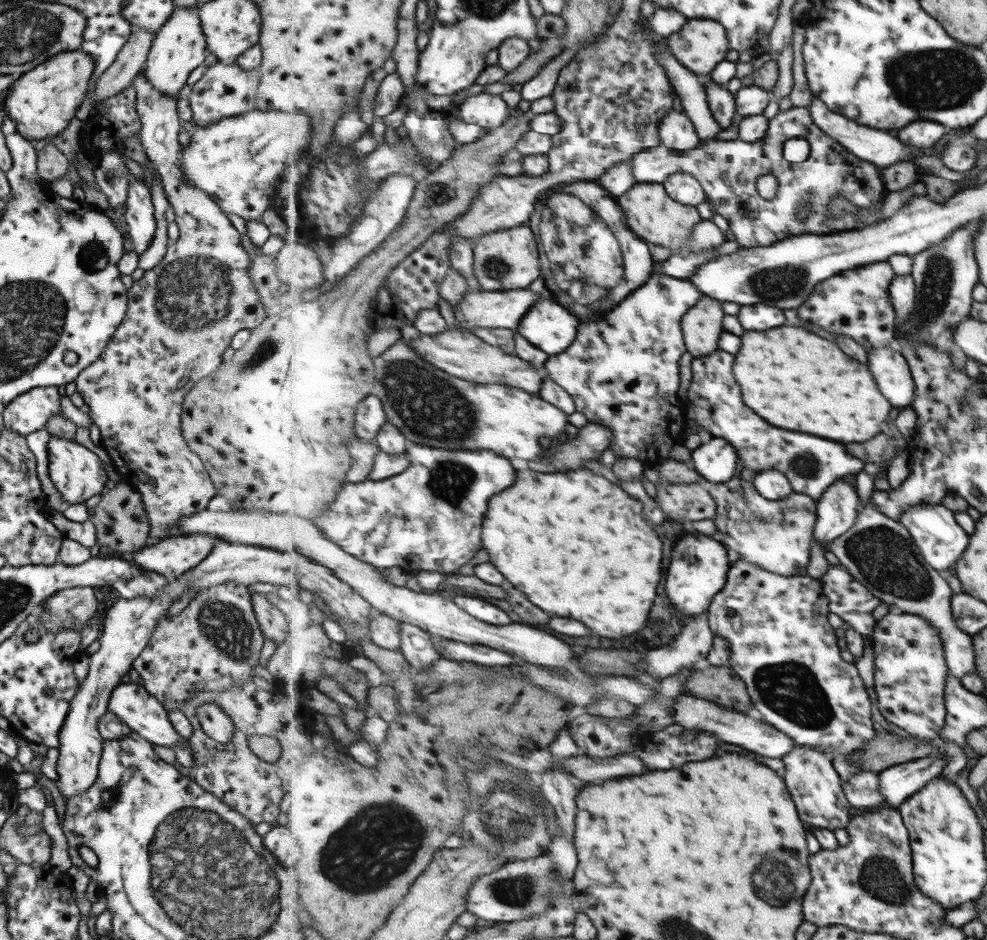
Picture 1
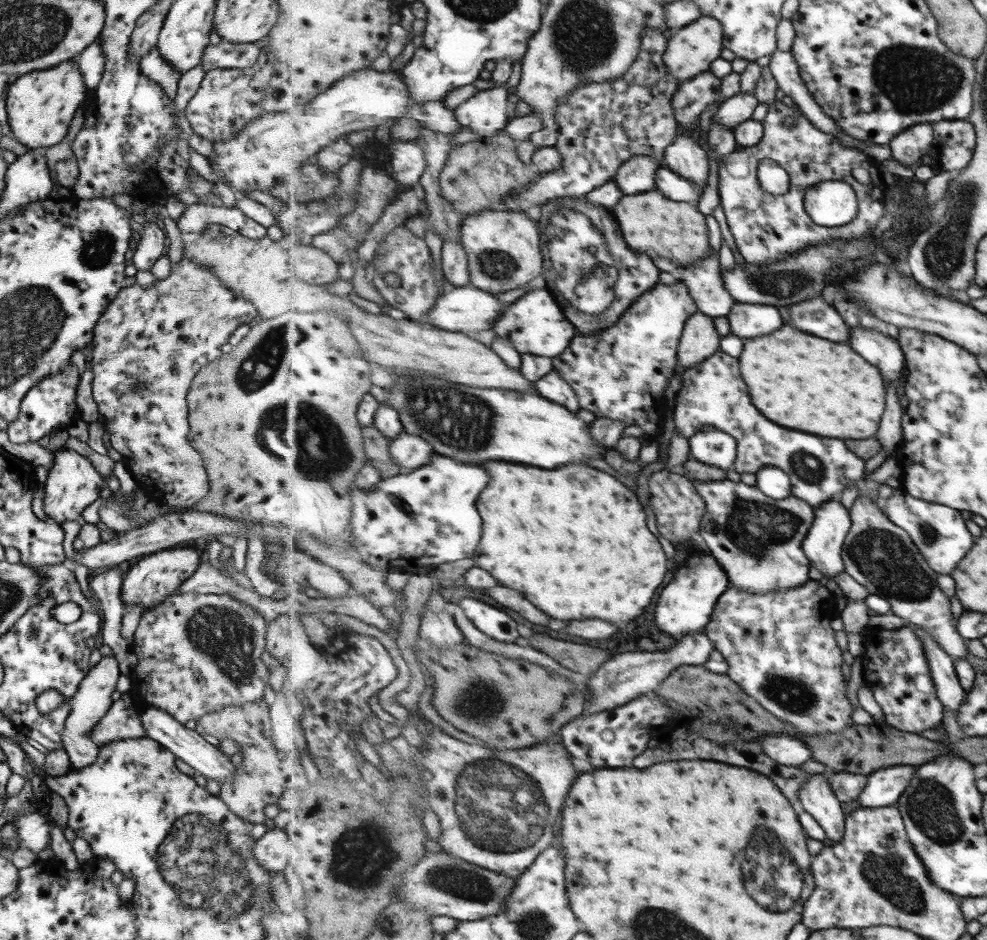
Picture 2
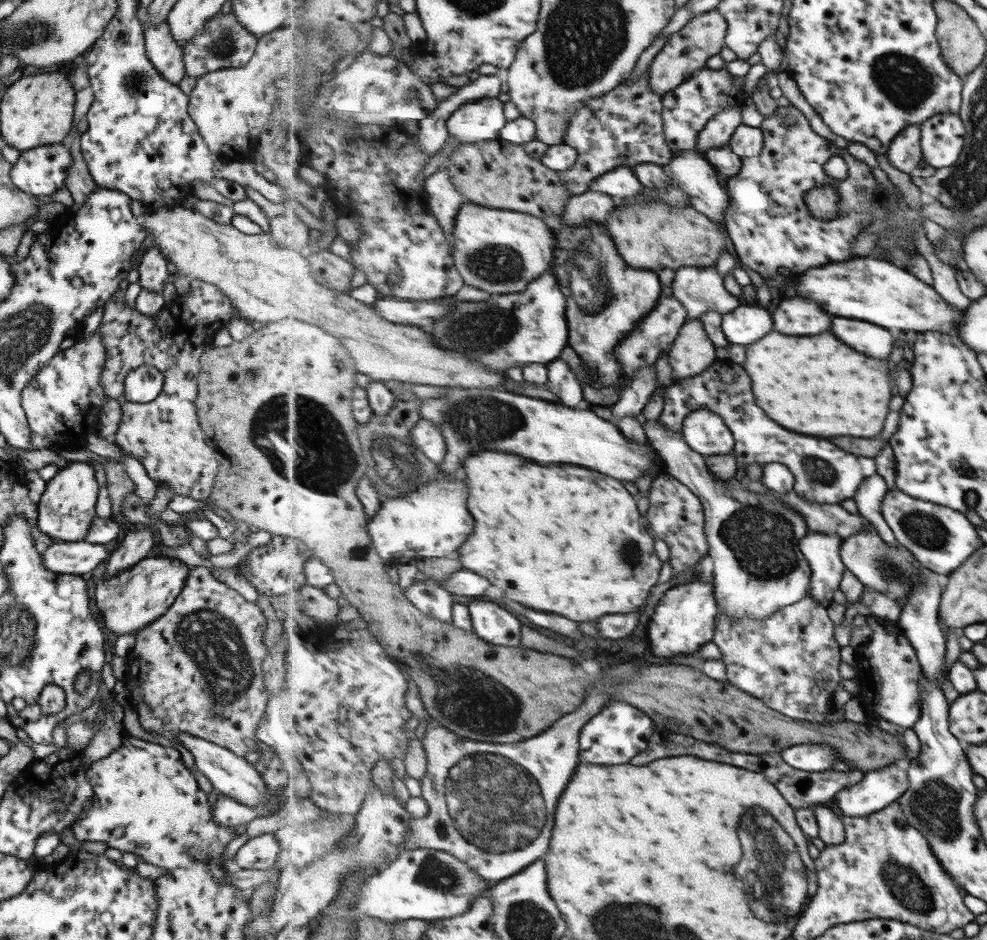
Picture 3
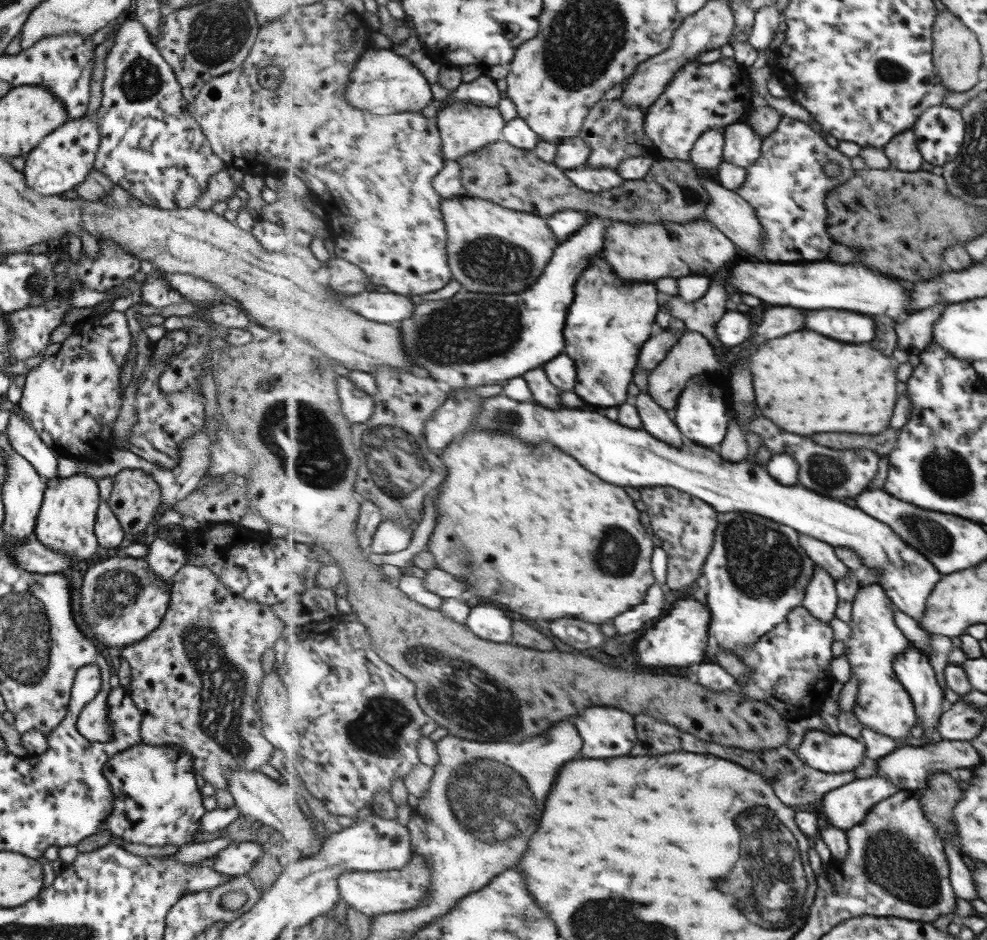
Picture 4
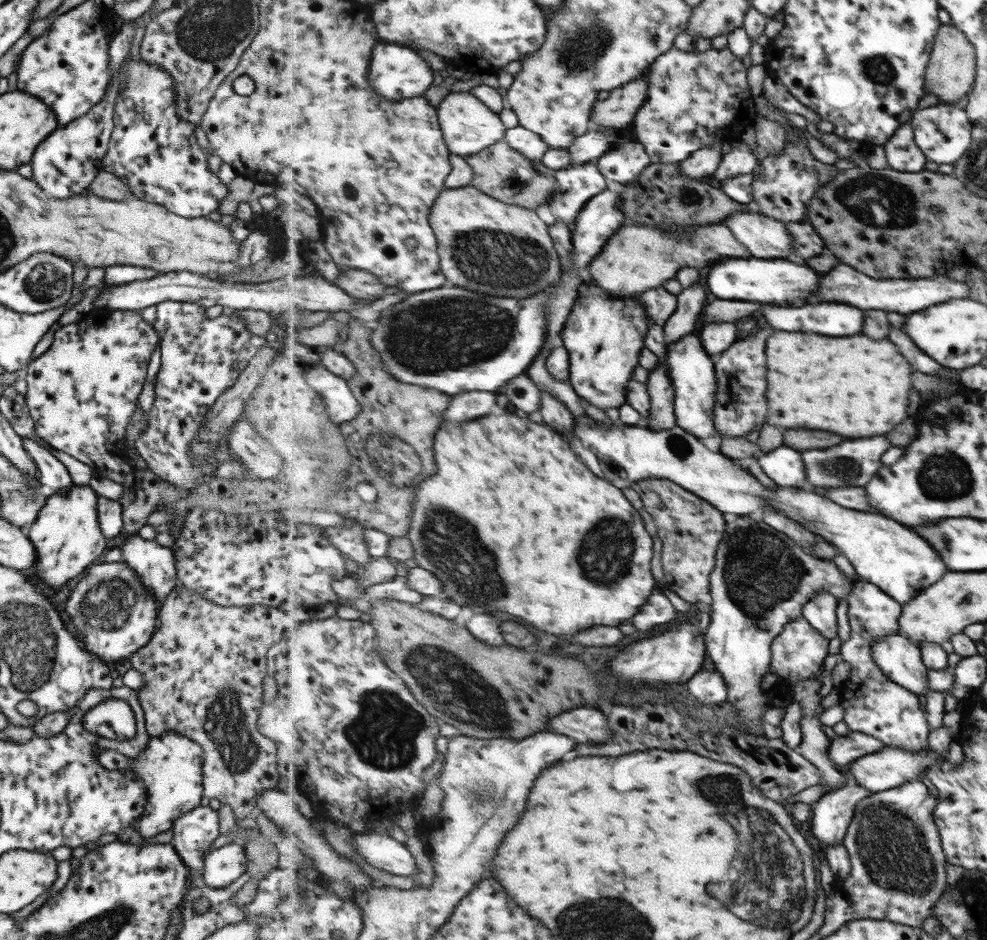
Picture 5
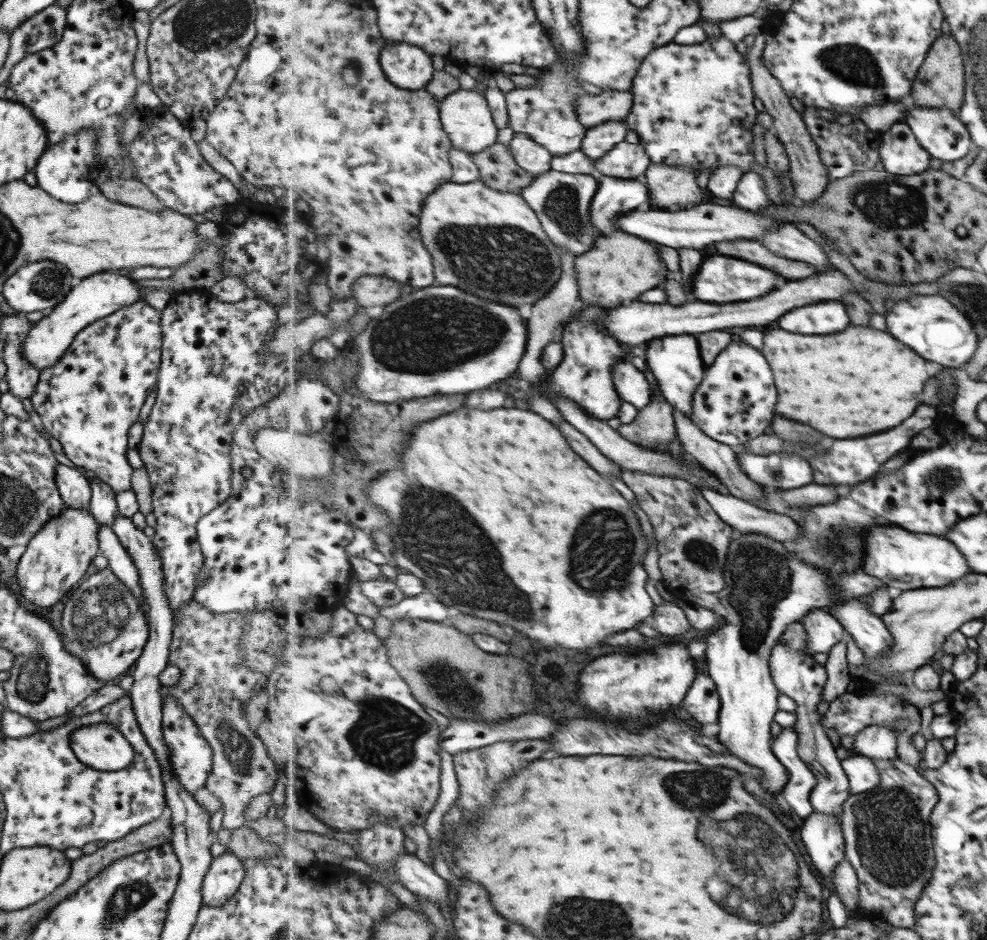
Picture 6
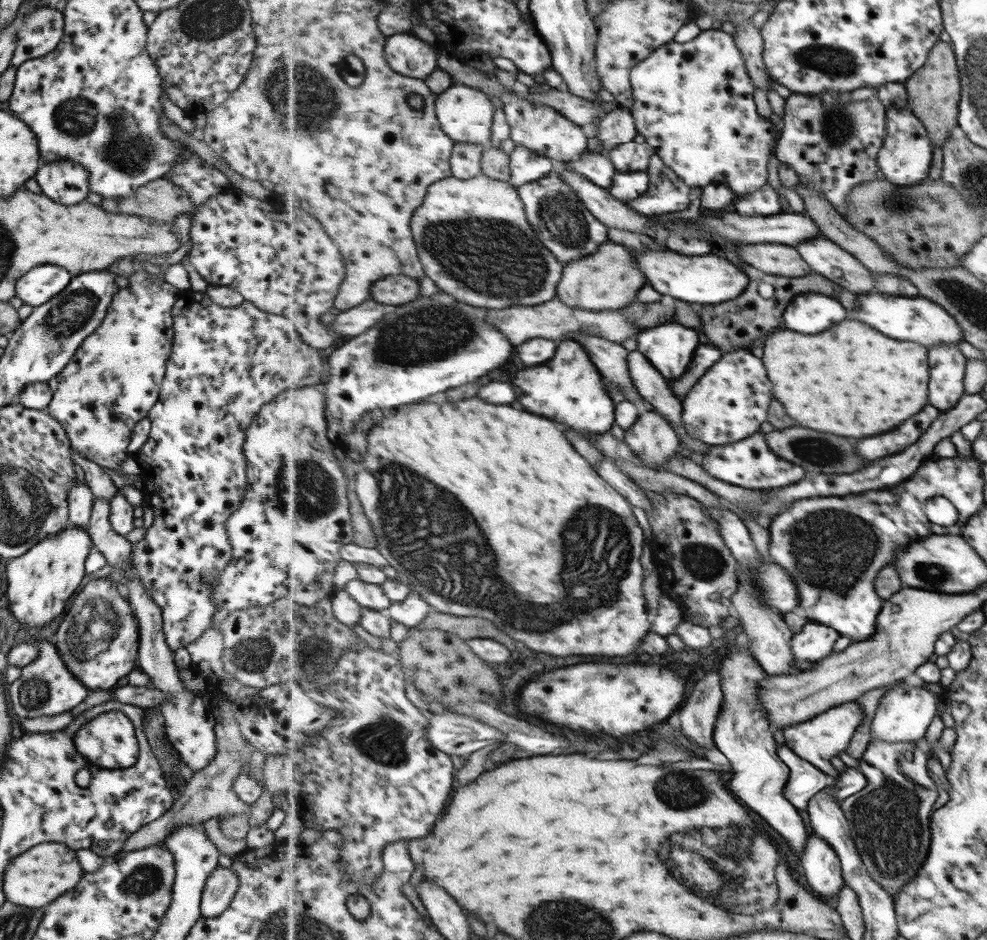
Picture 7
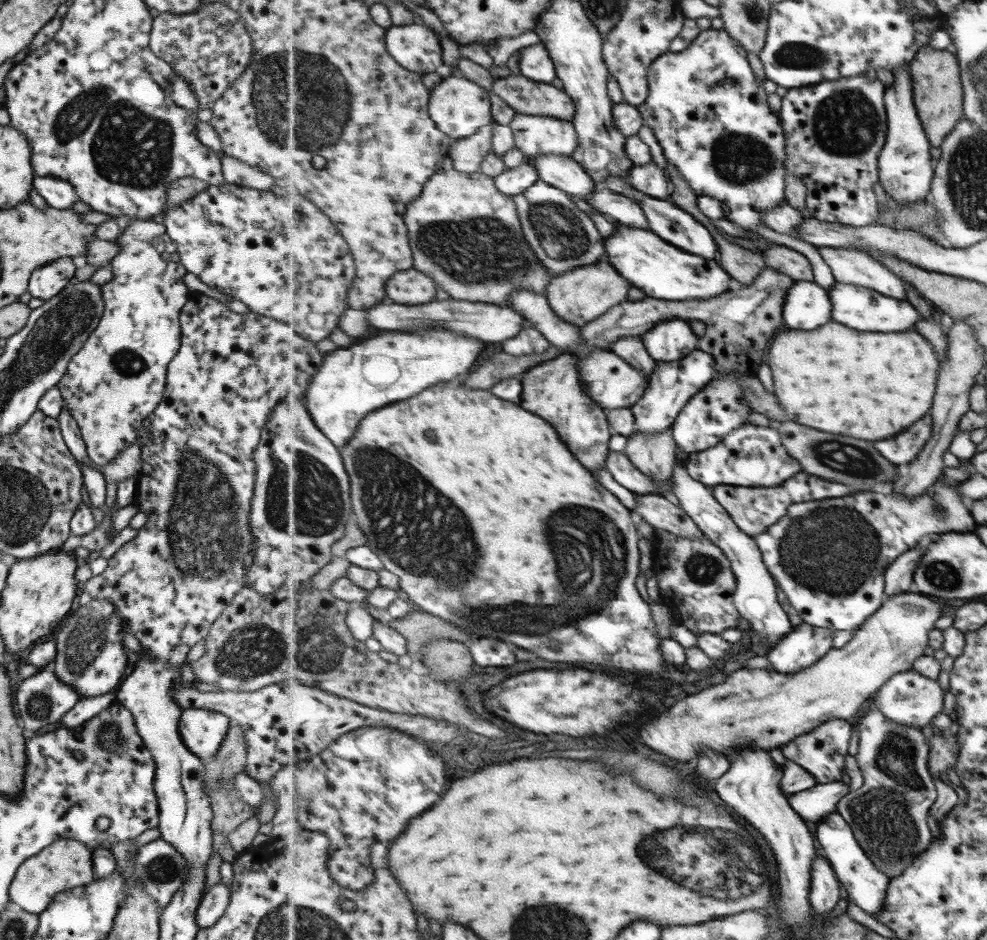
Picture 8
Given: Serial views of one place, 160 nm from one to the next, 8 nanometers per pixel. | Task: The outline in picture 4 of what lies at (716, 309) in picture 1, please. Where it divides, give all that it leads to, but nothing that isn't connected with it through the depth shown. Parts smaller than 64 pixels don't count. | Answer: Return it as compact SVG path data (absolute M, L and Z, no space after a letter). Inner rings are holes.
M688 330L668 352L667 358L655 370L650 372L648 376L649 394L670 412L670 410L678 407L678 400L682 395L682 391L686 390L686 386L695 376L703 375L707 371L729 375L731 371L718 359L718 354L715 354L713 348L714 345L701 331Z

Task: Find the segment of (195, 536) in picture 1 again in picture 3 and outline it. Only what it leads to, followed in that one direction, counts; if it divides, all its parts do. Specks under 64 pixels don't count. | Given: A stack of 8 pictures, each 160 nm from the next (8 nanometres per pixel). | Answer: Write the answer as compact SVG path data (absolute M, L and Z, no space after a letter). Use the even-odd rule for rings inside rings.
M148 555L121 573L111 574L111 577L101 574L101 578L94 581L93 598L103 624L116 637L123 634L135 636L135 633L162 616L173 604L183 589L188 568L179 559Z

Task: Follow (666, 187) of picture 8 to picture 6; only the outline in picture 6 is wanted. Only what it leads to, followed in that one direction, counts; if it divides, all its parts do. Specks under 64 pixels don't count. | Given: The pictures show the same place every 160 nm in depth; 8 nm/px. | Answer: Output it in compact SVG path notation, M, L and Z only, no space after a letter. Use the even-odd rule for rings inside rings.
M599 174L597 180L599 188L591 203L590 213L599 235L603 235L605 228L617 230L615 220L621 214L628 214L651 200L649 186L642 178L615 178Z

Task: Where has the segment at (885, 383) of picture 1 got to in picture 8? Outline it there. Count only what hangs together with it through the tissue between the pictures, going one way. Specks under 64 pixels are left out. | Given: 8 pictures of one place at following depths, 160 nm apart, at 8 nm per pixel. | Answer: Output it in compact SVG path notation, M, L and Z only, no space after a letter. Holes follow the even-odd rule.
M796 281L789 289L785 304L785 322L789 328L815 330L833 318L833 304L826 288L815 281Z

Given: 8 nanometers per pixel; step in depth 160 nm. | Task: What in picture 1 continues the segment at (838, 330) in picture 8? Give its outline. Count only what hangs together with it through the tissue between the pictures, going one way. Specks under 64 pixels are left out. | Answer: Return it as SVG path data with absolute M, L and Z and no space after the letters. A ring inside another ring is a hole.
M781 326L769 332L745 332L735 362L735 376L743 388L743 400L747 400L747 406L755 408L755 412L759 412L767 422L777 428L815 434L835 442L871 440L883 430L883 422L893 410L865 364L847 356L835 342L797 326Z

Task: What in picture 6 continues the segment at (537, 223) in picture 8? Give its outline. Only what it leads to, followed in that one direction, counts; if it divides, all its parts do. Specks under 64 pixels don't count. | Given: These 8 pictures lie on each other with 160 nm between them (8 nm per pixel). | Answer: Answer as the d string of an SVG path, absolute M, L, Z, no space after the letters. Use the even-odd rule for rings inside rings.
M549 170L540 174L531 186L523 189L524 199L534 208L542 220L543 230L562 251L571 251L575 256L589 252L601 236L592 224L591 203L599 188L597 175L569 174Z

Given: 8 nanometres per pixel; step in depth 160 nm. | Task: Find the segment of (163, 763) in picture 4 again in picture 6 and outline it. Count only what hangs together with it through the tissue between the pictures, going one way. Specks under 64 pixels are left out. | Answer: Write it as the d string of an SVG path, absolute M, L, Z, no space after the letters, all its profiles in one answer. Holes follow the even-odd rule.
M168 696L162 700L162 718L161 718L162 740L168 752L167 760L174 779L191 796L198 791L198 788L204 786L207 775L210 774L212 752L207 741L199 734L195 723L189 719L189 716L183 713L183 709L177 705L177 700ZM91 724L70 734L70 749L89 768L98 771L120 771L133 757L129 742L112 724Z

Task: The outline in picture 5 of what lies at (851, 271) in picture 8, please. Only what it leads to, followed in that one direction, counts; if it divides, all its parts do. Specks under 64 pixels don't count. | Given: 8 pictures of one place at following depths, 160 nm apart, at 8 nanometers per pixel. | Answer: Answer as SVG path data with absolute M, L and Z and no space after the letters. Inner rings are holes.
M749 209L725 217L722 224L731 228L741 244L751 248L757 258L791 258L793 235L780 220Z

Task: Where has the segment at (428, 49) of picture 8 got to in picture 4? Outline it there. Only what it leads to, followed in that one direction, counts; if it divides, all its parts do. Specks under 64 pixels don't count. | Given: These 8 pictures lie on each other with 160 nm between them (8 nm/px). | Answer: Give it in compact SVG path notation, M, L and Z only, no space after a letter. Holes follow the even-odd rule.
M370 47L360 57L350 76L347 101L355 109L373 112L375 115L399 114L399 112L421 112L433 103L433 92L429 80L417 66L397 55L392 47L378 49Z

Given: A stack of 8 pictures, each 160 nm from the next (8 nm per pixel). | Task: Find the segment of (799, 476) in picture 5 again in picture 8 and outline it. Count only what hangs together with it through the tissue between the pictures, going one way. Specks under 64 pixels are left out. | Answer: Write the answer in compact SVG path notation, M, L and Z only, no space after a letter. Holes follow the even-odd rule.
M747 423L737 430L733 429L718 446L689 454L685 466L695 480L710 488L717 485L778 487L786 480L793 479L797 472L803 471L801 464L791 458L782 442L777 424L763 427Z

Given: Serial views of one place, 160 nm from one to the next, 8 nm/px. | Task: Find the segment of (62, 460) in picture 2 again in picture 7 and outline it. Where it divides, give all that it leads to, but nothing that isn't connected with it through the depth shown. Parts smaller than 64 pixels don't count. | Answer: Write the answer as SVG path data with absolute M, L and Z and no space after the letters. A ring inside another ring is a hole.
M69 525L62 531L44 536L21 556L9 560L5 567L8 608L19 624L42 626L59 616L65 602L85 577L83 562L92 542L82 528Z

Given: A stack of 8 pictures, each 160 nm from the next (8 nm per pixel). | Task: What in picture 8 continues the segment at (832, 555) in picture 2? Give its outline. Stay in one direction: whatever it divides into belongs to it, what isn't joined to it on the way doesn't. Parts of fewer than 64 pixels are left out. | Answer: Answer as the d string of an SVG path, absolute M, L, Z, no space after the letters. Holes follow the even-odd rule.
M803 623L771 648L763 665L782 673L796 673L817 663L833 649L834 634L830 628Z

